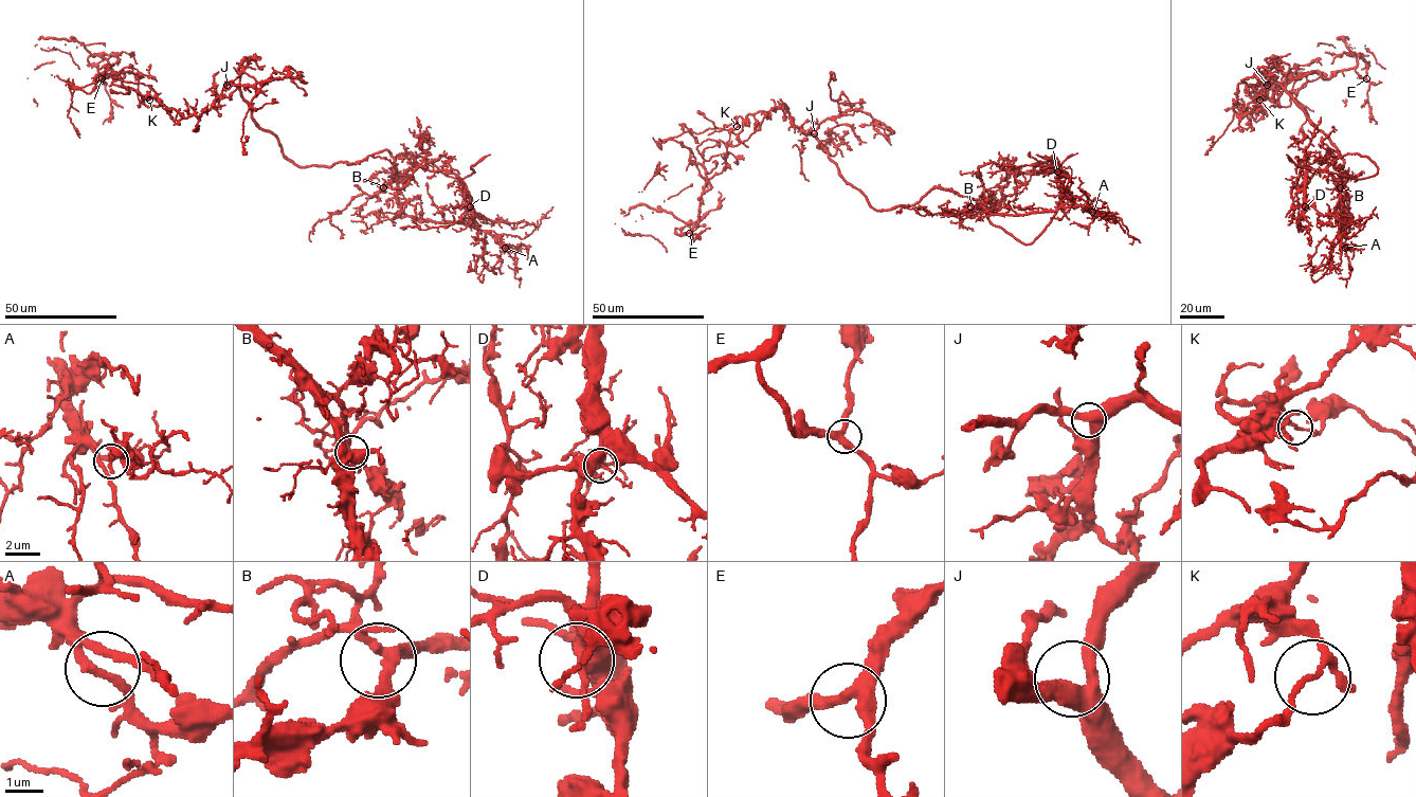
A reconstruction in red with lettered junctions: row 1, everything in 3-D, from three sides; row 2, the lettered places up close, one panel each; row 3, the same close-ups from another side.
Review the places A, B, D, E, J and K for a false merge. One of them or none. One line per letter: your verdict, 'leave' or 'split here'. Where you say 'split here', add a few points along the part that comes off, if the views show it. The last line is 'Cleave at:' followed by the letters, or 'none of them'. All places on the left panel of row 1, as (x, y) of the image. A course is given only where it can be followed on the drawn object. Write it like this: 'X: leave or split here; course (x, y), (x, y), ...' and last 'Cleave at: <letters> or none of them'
A: leave
B: leave
D: leave
E: leave
J: leave
K: split here; course (150, 100), (139, 107), (133, 74), (114, 78), (76, 40), (41, 37), (51, 61), (26, 77), (36, 106)
Cleave at: K

